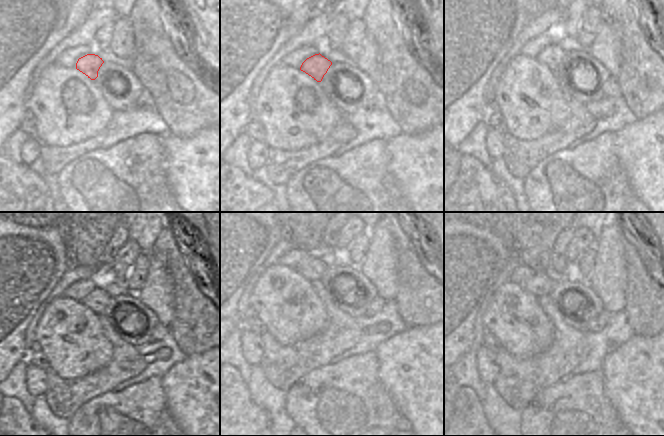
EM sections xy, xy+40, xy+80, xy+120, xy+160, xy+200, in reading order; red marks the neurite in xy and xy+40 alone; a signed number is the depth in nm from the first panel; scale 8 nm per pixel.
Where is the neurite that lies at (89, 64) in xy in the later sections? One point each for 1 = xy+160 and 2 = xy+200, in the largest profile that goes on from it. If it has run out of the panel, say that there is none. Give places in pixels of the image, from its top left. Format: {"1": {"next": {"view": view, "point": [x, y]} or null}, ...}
{"1": {"next": {"view": "xy+160", "point": [316, 284]}}, "2": {"next": {"view": "xy+200", "point": [540, 284]}}}

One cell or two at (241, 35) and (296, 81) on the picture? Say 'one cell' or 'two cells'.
two cells

